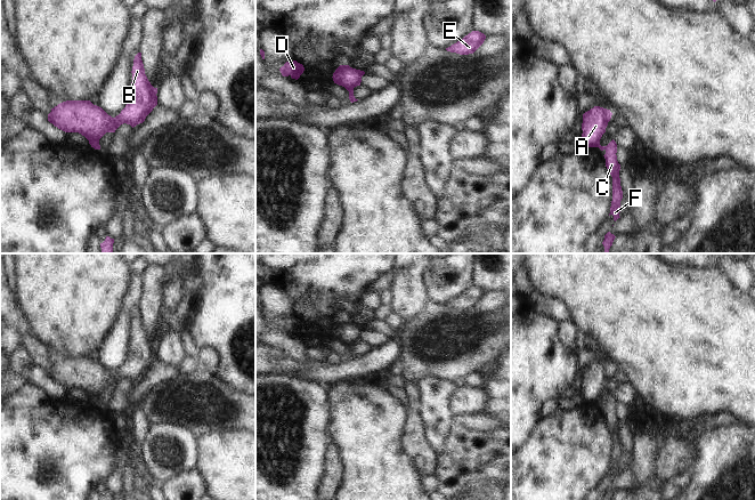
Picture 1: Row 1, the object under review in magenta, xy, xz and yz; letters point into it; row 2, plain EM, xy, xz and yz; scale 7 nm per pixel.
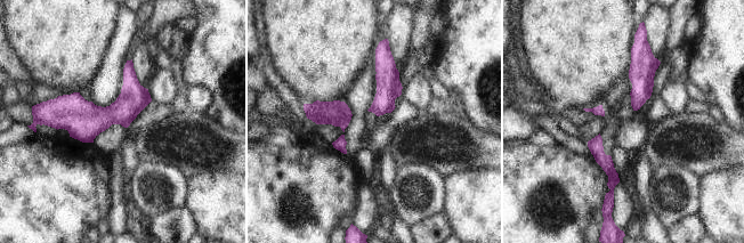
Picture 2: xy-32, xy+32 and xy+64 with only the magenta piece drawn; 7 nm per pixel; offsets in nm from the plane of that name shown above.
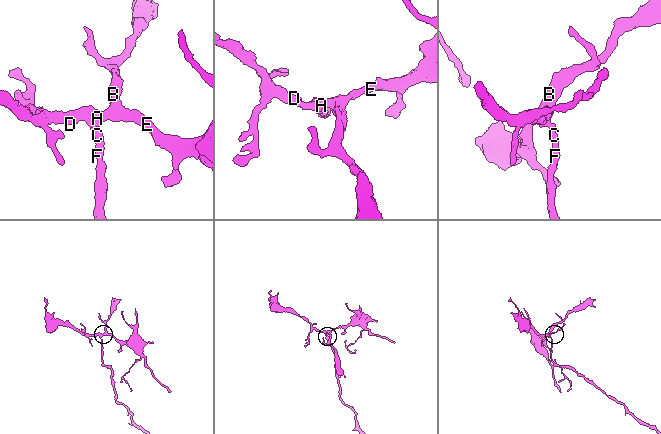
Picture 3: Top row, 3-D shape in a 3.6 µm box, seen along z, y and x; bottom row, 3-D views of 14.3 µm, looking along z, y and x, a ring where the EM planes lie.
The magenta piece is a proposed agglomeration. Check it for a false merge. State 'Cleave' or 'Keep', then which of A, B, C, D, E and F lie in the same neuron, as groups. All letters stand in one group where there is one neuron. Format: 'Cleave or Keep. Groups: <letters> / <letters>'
Cleave. Groups: A B D E / C F

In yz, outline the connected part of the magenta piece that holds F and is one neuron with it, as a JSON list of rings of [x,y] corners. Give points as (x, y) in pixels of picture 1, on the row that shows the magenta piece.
[[[612,139],[607,146],[599,146],[601,151],[606,151],[603,155],[606,159],[606,167],[609,170],[612,177],[612,201],[610,207],[610,215],[614,216],[614,220],[616,221],[619,217],[620,212],[620,201],[623,199],[623,191],[620,186],[619,170],[620,164],[617,161],[617,144]]]

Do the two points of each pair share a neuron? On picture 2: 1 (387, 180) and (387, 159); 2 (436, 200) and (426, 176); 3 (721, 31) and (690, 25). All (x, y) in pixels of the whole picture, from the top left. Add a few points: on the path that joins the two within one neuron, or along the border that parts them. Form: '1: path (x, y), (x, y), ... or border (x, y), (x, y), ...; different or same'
1: path (387, 175), (387, 164); same
2: path (433, 194), (427, 181); same
3: border (702, 17), (703, 25), (701, 31), (693, 39); different

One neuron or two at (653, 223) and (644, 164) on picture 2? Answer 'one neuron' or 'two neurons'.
one neuron

